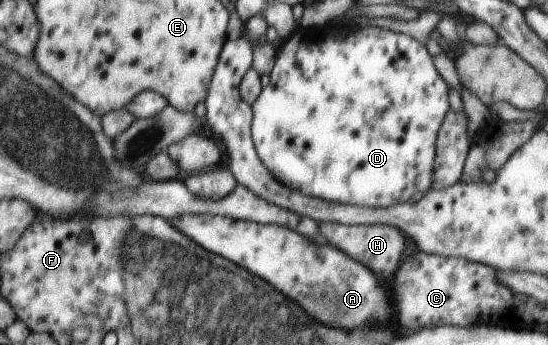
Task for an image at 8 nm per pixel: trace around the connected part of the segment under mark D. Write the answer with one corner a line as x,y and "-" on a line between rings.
325,23
320,27
295,29
280,46
280,50
276,51
273,62
269,85
262,88
252,105
251,133
257,155
279,183
293,187
295,191
303,192
303,195
315,196
331,203
375,209
389,209
407,203
414,193
421,191
426,194
431,190
433,163
437,155
437,131
446,121
449,97
447,85
433,67
433,59
422,41
416,40
414,36
377,27
333,27

